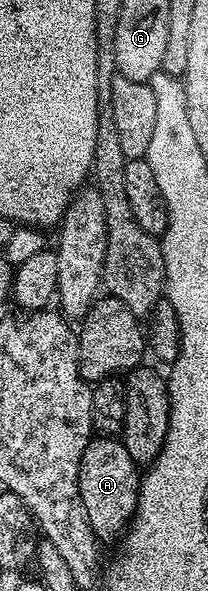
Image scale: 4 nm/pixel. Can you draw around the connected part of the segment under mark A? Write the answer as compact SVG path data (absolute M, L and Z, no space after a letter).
M96 436L88 443L86 452L82 452L80 471L78 472L78 492L82 496L82 508L86 508L86 516L93 534L101 543L115 543L127 531L132 515L136 512L136 501L140 495L142 474L138 464L126 452L123 441L116 436Z

